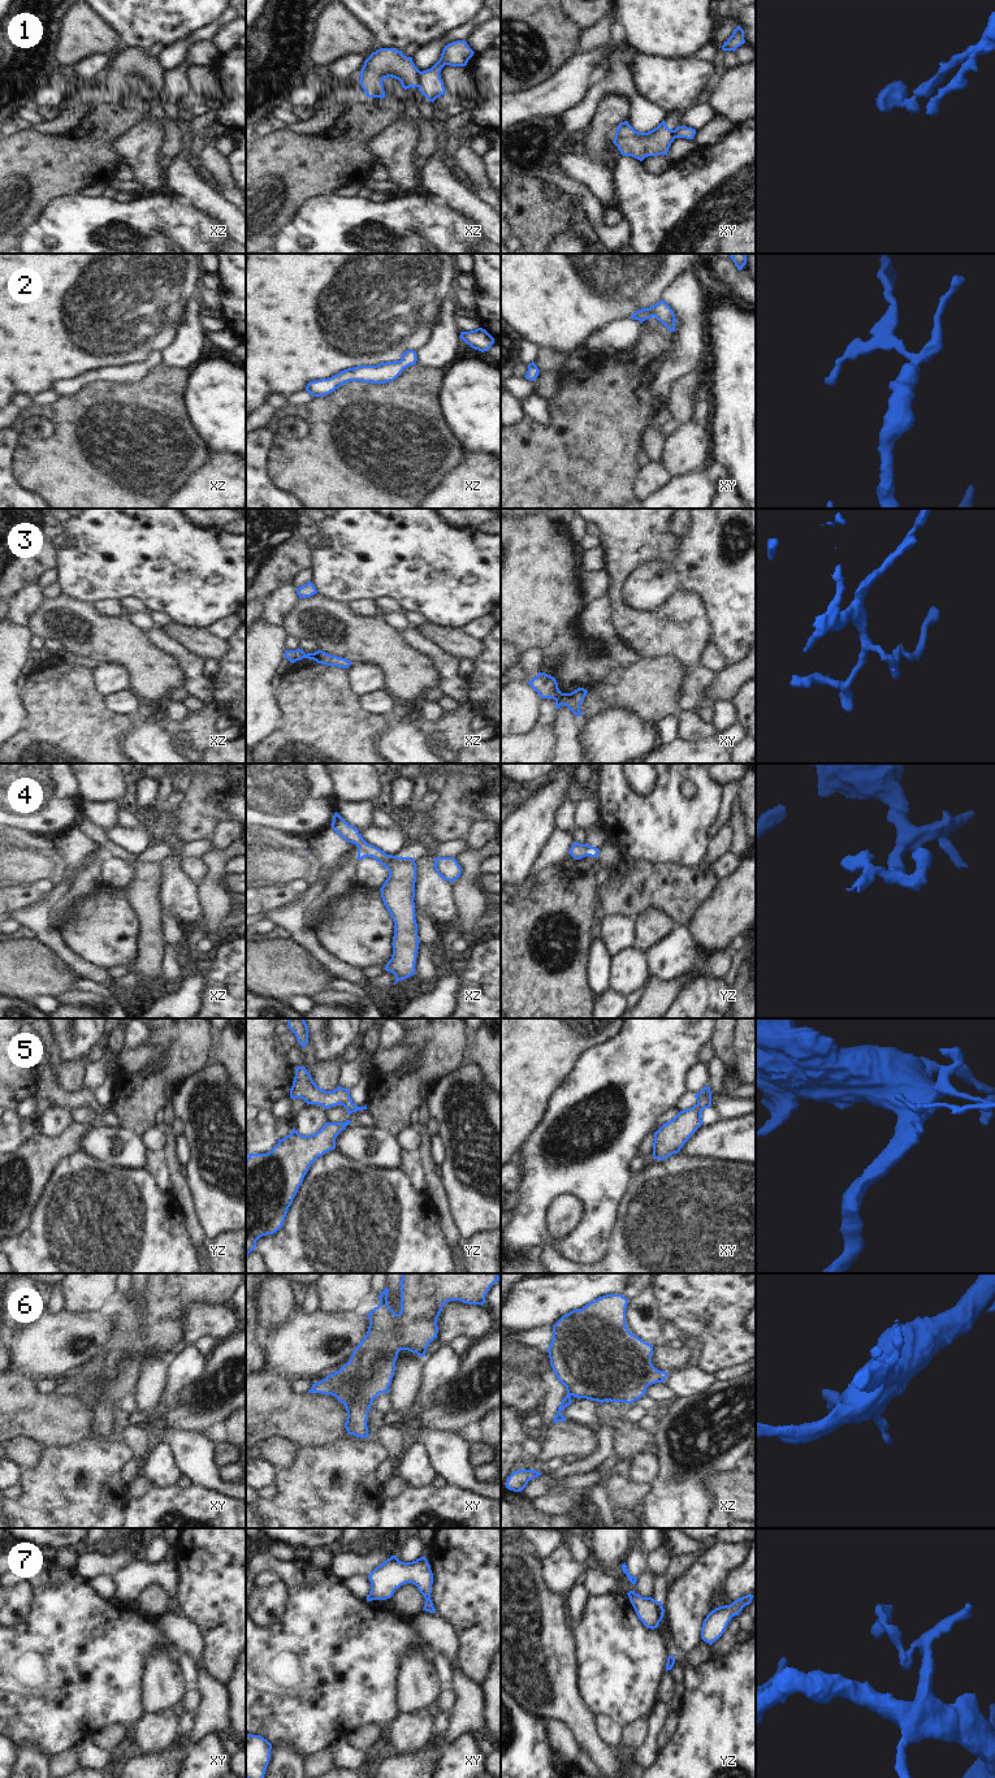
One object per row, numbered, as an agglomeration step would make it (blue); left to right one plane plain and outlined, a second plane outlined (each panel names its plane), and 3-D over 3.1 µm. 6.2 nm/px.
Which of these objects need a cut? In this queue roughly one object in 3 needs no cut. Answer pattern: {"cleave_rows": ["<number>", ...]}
{"cleave_rows": ["1", "3", "7"]}

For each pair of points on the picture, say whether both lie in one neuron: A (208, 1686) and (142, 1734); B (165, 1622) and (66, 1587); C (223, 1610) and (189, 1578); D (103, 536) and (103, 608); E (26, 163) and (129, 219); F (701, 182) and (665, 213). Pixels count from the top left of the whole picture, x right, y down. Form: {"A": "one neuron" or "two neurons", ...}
{"A": "two neurons", "B": "two neurons", "C": "one neuron", "D": "two neurons", "E": "two neurons", "F": "one neuron"}

